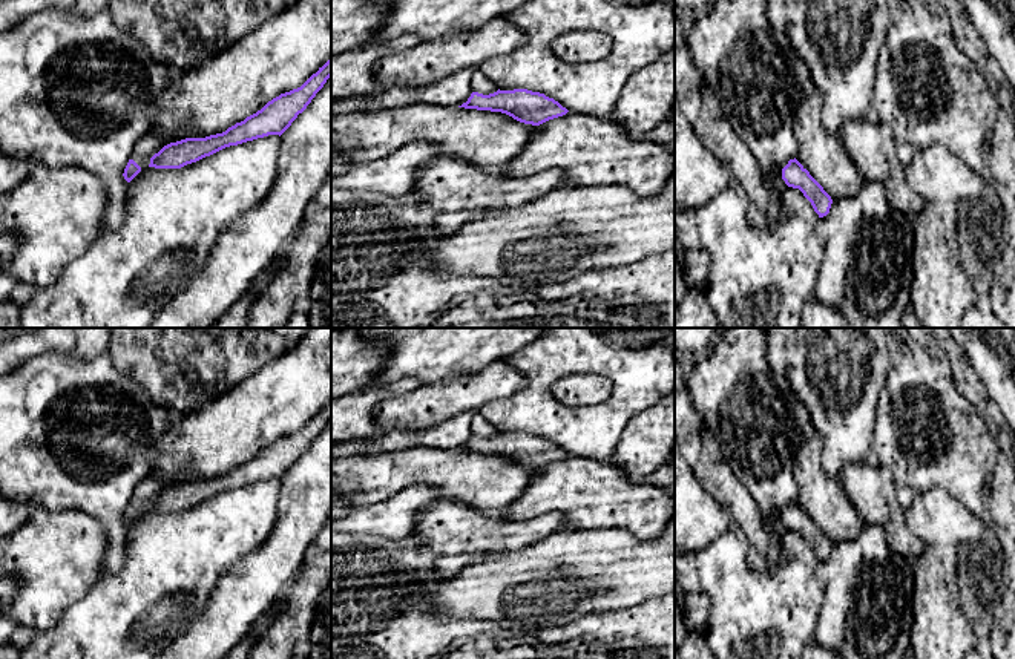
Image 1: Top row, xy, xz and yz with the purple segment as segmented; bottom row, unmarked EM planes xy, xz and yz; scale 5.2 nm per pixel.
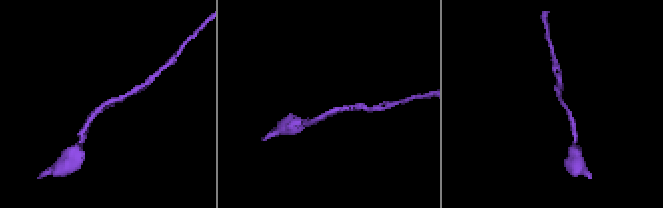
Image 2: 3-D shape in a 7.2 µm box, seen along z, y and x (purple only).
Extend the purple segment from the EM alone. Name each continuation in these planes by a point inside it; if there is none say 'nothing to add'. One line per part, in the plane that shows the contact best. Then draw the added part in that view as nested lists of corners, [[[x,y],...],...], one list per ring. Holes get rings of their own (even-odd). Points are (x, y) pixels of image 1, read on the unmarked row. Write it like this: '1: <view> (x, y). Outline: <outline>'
nothing to add

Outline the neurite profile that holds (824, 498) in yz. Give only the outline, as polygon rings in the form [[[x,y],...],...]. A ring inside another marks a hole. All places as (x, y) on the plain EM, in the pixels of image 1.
[[[817,434],[797,449],[794,478],[799,486],[796,503],[831,543],[846,543],[859,536],[865,523],[849,501],[842,481],[825,472],[823,441]]]

